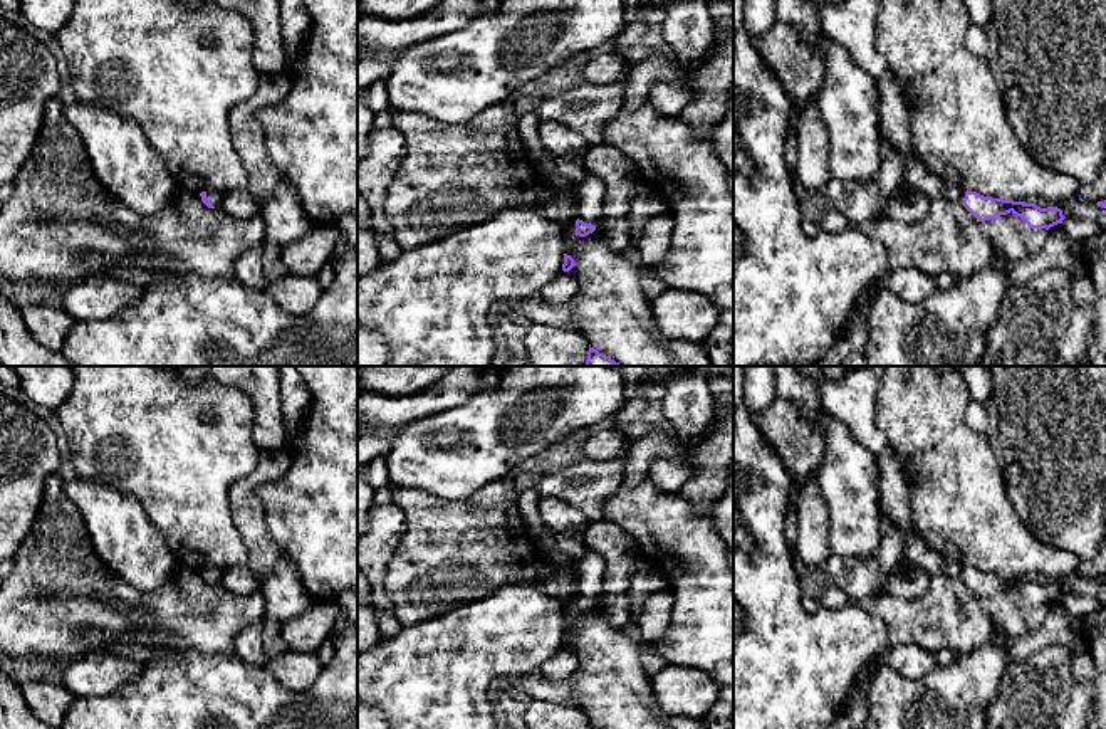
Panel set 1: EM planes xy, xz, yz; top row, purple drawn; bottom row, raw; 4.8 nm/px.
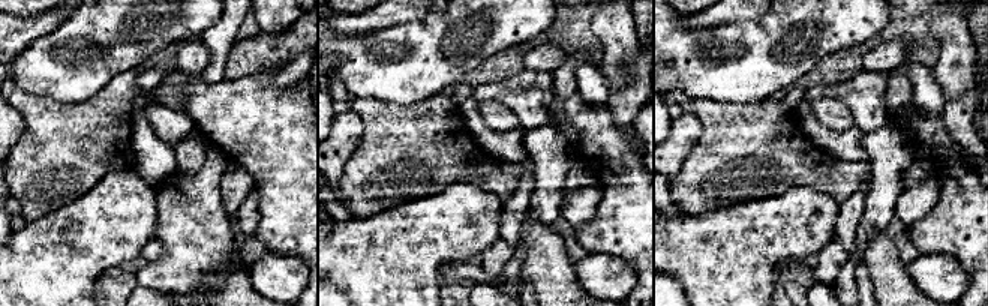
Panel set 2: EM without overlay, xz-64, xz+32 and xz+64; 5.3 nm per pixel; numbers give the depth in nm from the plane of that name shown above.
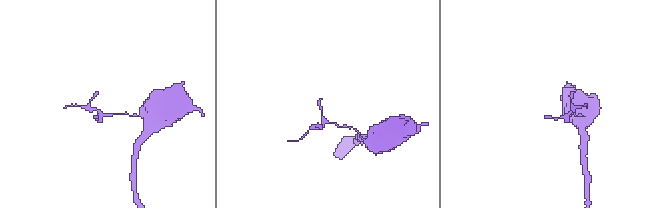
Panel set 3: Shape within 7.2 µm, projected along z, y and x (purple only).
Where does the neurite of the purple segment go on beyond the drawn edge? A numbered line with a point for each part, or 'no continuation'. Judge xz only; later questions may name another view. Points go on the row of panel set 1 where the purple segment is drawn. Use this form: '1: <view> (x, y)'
1: xz (591, 190)

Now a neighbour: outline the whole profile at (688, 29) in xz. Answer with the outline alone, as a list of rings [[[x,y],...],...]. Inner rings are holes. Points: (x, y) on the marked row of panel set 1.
[[[670,0],[663,37],[685,69],[703,64],[713,47],[715,24],[707,0]]]

